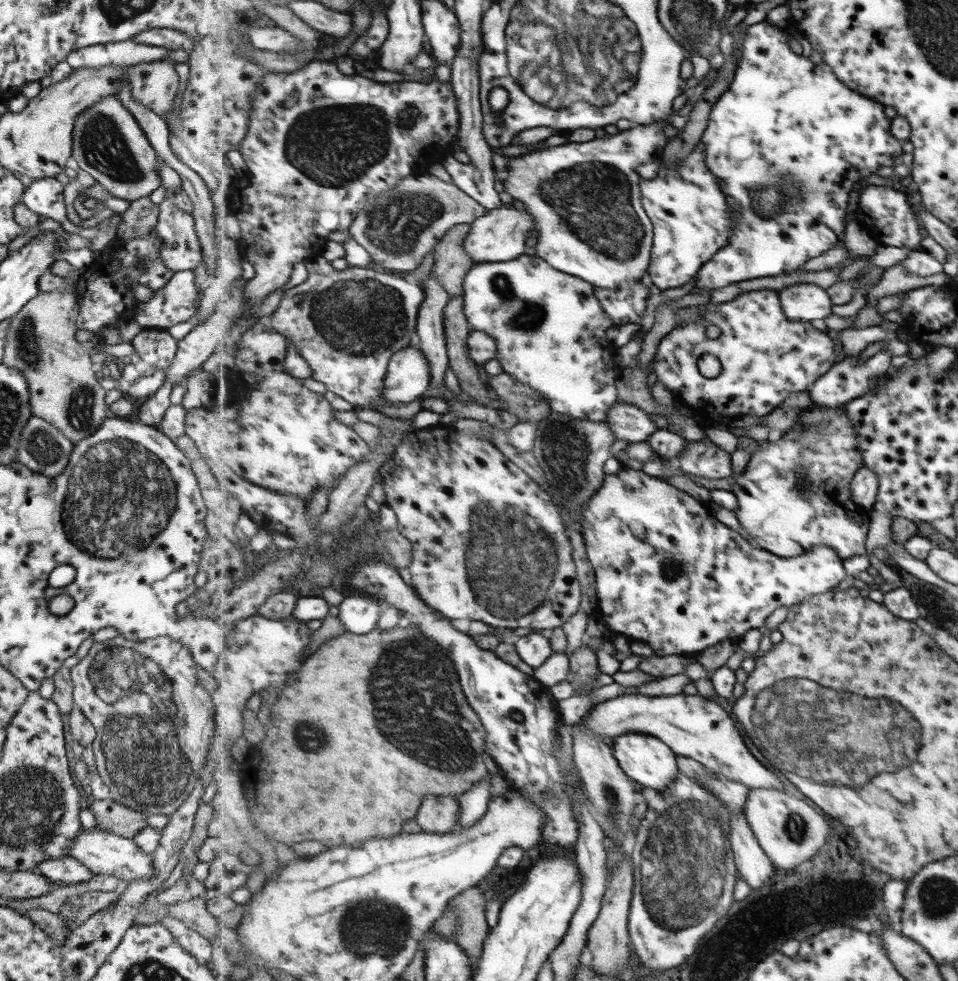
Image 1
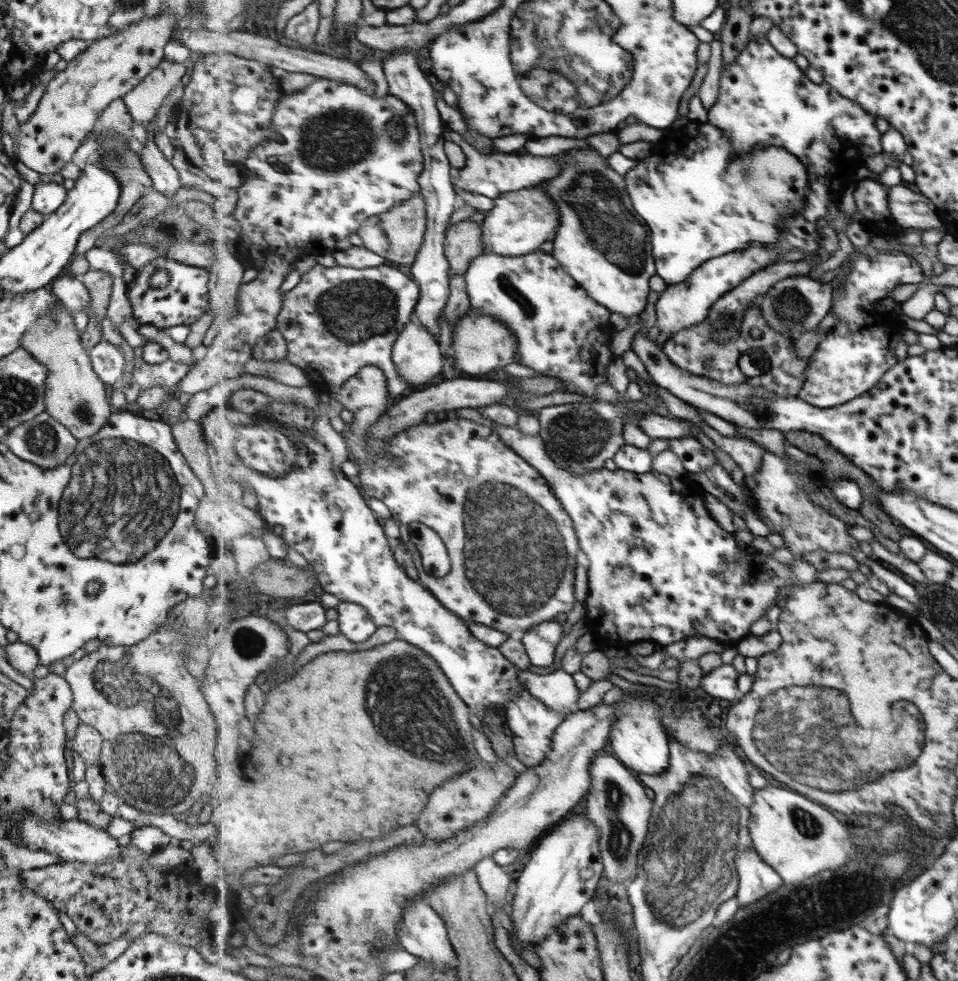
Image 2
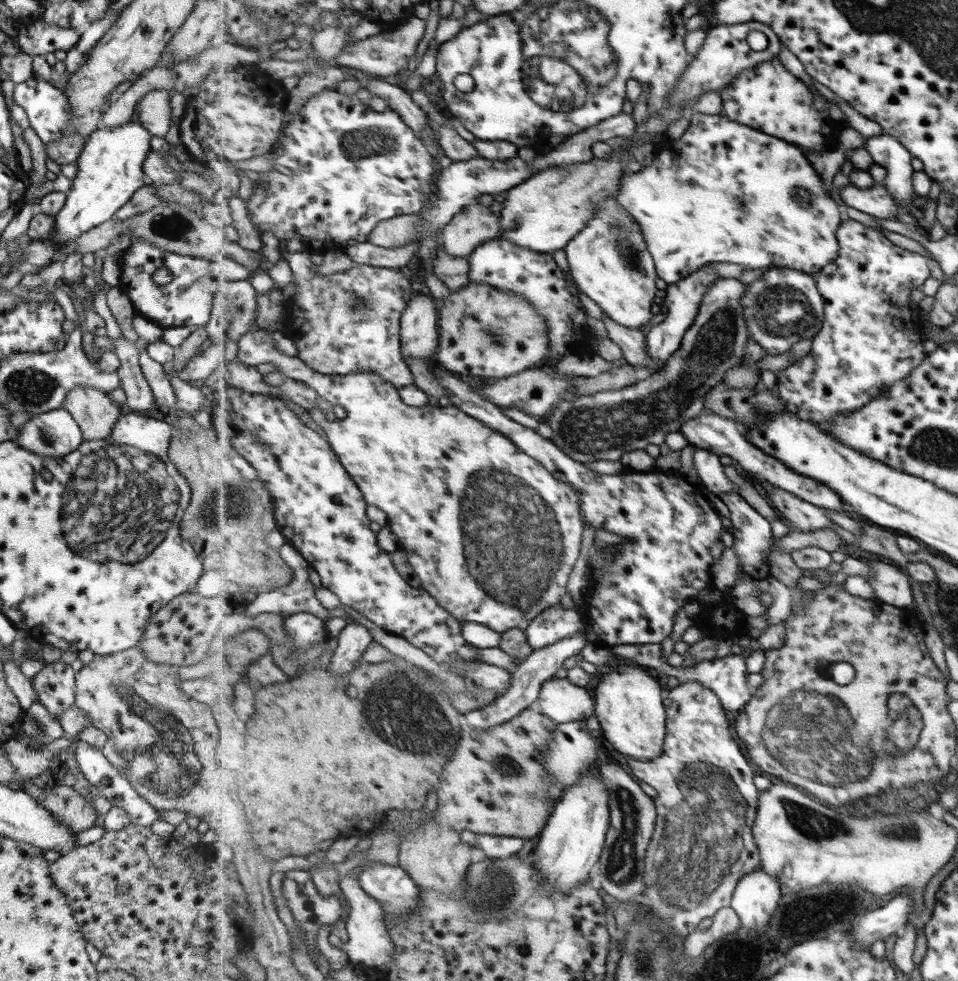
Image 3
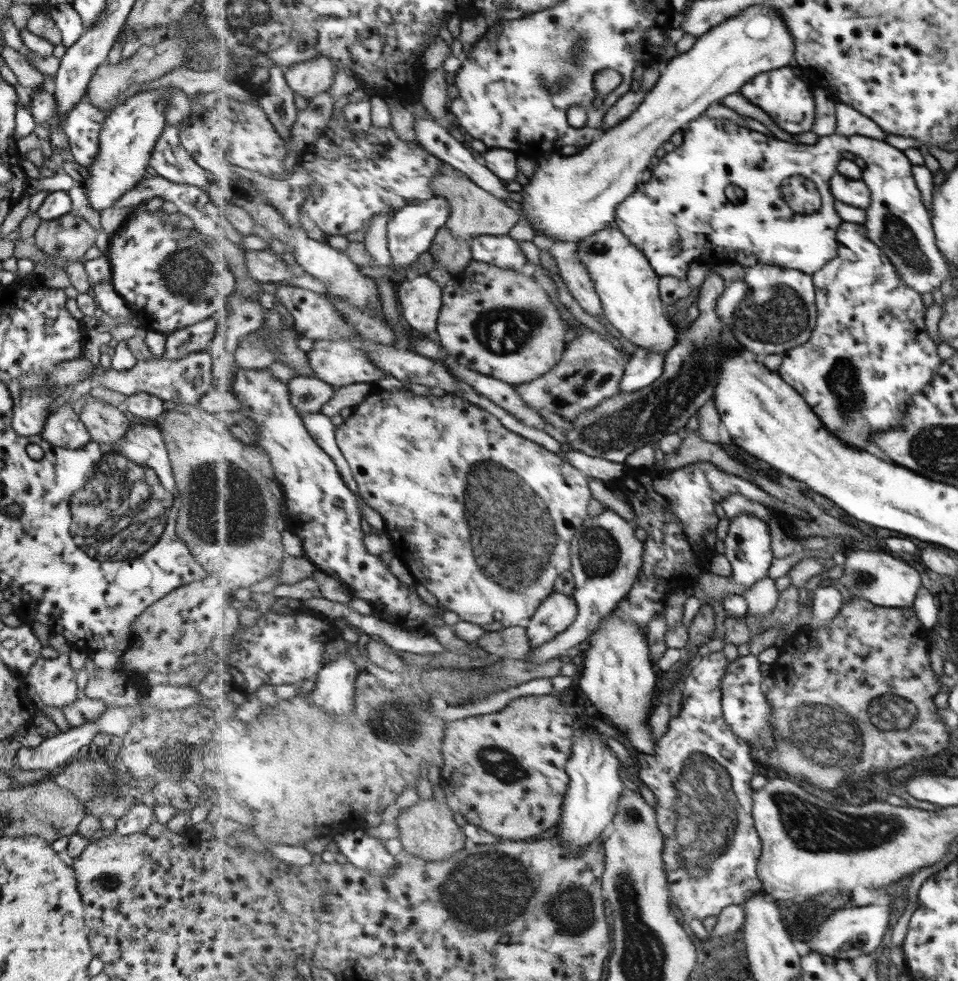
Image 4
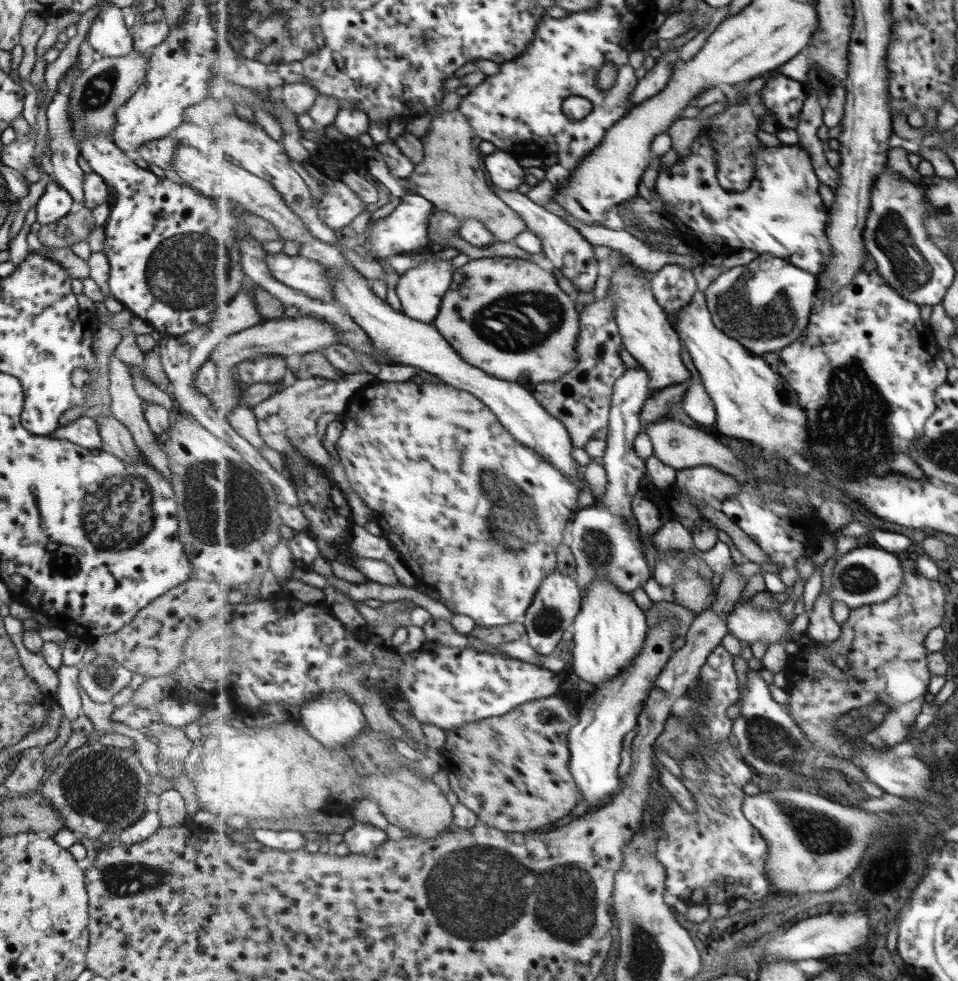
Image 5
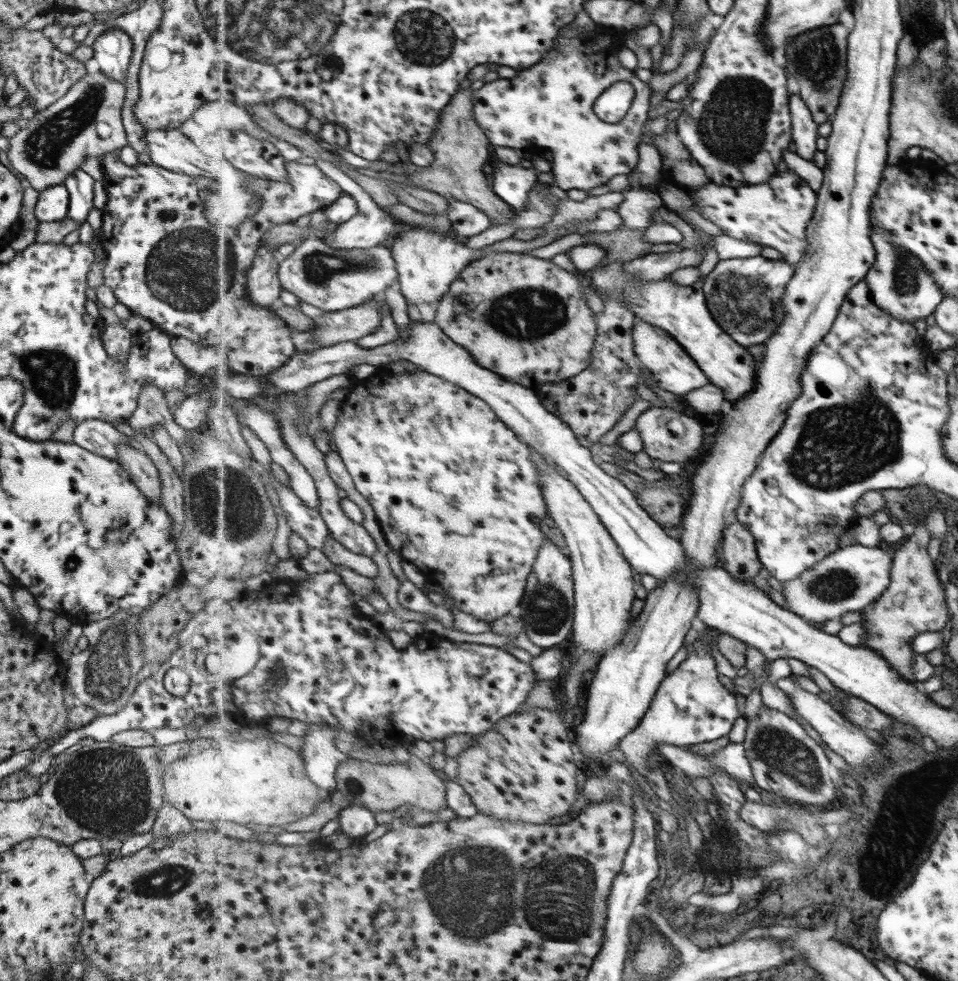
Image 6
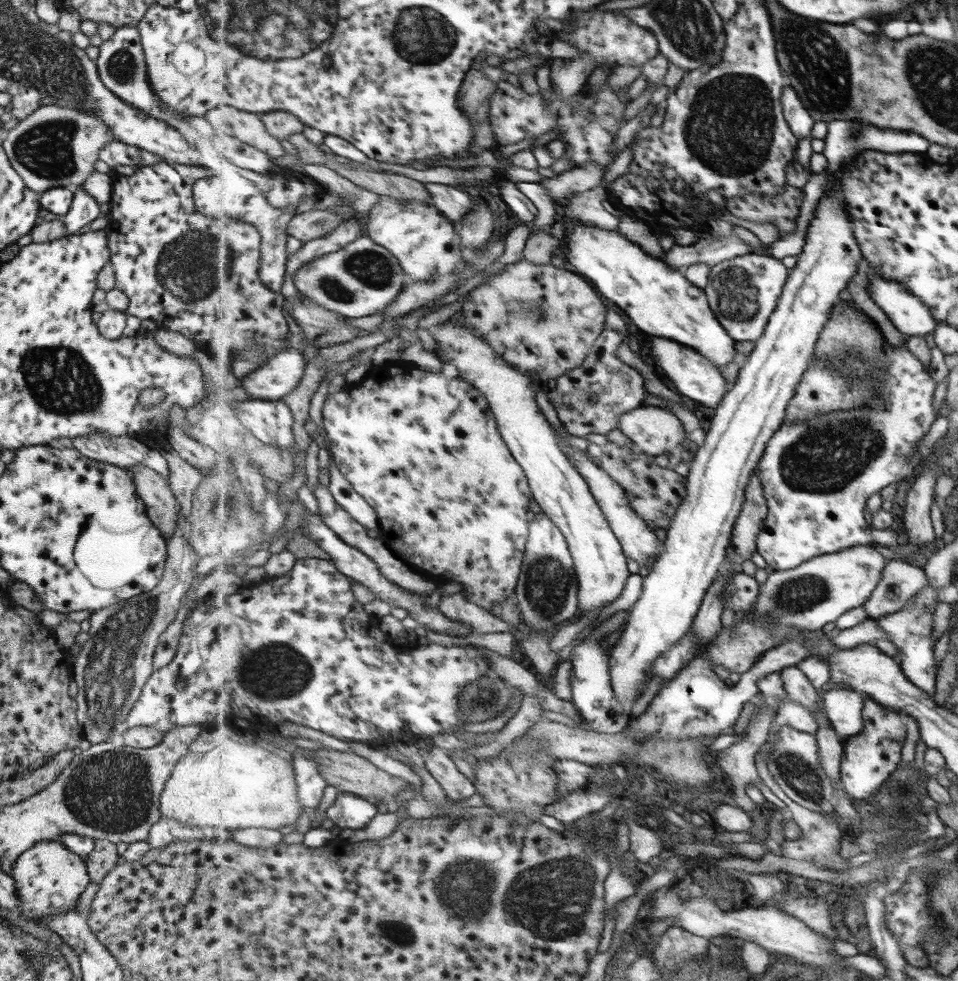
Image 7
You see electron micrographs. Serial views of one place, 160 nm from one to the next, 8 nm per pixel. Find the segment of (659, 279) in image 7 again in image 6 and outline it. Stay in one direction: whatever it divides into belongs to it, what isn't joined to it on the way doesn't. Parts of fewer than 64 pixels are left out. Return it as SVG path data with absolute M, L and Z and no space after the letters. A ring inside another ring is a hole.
M686 224L697 234L701 246L707 250L703 262L697 267L701 270L701 280L693 286L676 284L669 278L665 280L649 280L638 282L636 277L625 273L625 262L605 257L595 269L591 270L593 287L599 291L615 291L623 295L629 308L636 314L637 320L643 319L647 324L667 330L675 340L679 341L688 353L704 369L704 373L711 382L724 390L727 402L736 402L751 392L758 379L758 364L748 347L738 344L721 326L713 316L712 309L708 305L708 297L705 296L702 286L706 276L719 262L715 248L712 245L711 236L703 230Z

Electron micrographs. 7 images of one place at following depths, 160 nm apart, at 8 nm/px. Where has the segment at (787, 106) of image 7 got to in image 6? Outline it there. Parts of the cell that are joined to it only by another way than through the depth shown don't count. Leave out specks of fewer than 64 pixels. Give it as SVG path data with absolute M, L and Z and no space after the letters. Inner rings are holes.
M793 95L790 97L790 111L792 112L792 140L795 144L795 152L814 162L817 150L817 140L819 140L819 130L815 122L809 105L800 97Z

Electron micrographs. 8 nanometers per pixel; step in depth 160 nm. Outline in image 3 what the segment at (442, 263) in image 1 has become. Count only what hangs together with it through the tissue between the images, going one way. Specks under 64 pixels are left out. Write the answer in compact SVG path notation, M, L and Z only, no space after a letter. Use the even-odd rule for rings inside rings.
M478 201L469 204L457 214L441 232L444 248L451 257L469 258L477 247L493 241L501 234L501 214L493 213Z

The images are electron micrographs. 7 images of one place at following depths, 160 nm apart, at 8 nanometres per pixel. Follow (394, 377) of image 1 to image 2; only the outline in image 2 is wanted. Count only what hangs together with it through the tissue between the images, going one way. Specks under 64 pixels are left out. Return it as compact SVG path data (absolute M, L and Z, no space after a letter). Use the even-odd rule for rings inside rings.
M412 320L401 333L393 349L393 360L409 388L430 386L437 374L447 371L437 337L429 333L423 321Z

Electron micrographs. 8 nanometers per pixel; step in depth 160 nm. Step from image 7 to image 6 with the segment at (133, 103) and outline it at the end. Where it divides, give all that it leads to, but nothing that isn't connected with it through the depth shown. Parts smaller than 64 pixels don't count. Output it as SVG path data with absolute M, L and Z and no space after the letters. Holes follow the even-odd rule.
M109 27L94 38L92 58L97 61L100 71L110 79L123 83L126 68L132 53L130 36L117 27Z

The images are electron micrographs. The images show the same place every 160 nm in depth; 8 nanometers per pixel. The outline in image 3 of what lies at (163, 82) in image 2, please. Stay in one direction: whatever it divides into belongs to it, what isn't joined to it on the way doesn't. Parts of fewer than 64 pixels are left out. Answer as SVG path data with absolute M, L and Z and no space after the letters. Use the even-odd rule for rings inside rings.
M165 89L146 92L137 102L138 120L151 137L164 138L172 123L169 120L169 91Z

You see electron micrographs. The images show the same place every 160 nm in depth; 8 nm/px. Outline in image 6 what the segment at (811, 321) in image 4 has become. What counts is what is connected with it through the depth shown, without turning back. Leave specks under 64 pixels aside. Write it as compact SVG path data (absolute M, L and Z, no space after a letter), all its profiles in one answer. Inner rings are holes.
M760 255L733 258L720 260L704 279L702 288L717 323L738 344L749 347L765 344L775 335L779 319L785 315L782 299L795 276L795 266L786 261L769 260Z

